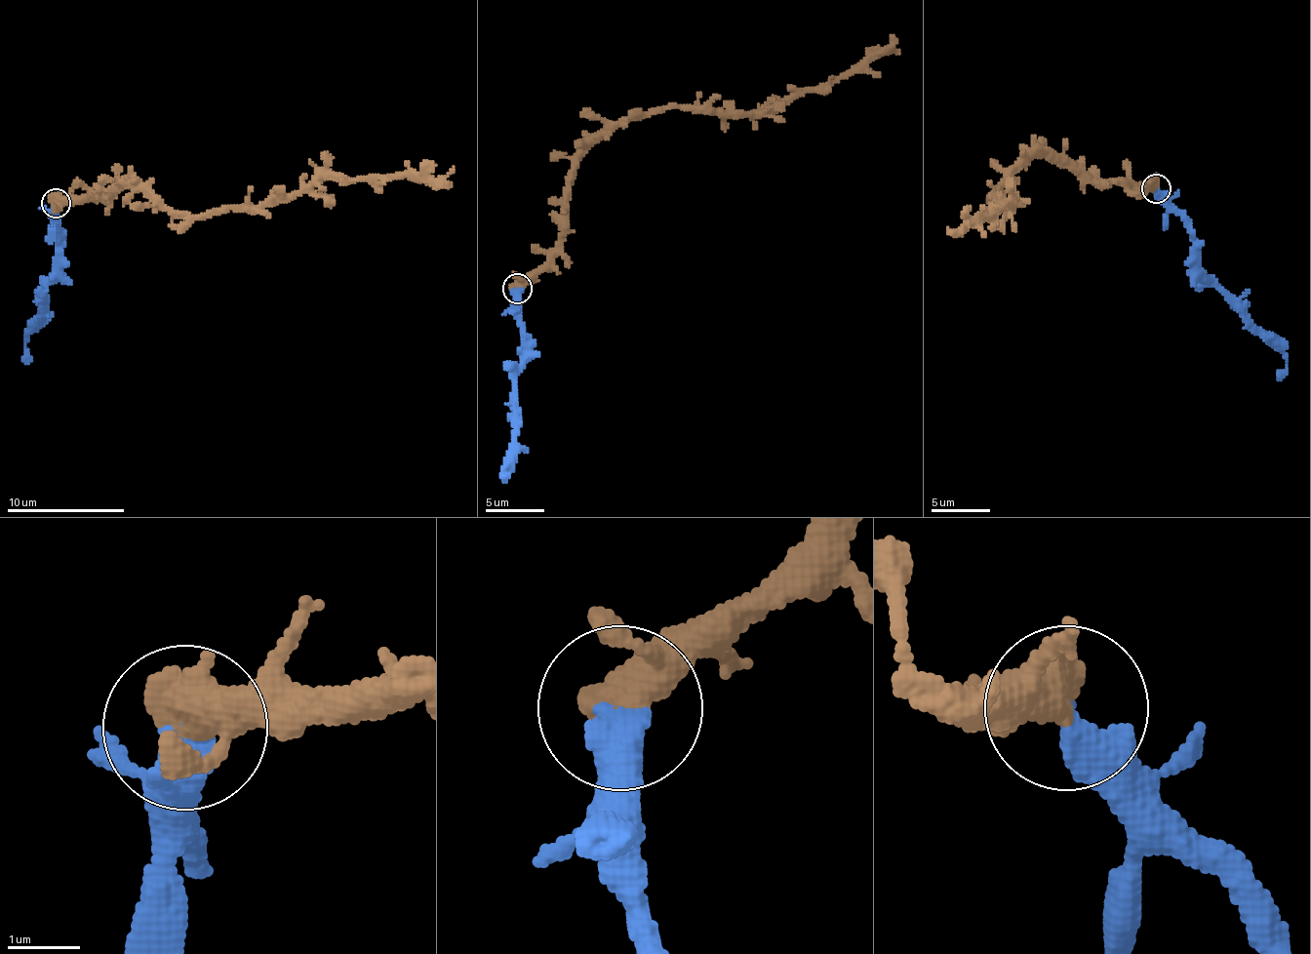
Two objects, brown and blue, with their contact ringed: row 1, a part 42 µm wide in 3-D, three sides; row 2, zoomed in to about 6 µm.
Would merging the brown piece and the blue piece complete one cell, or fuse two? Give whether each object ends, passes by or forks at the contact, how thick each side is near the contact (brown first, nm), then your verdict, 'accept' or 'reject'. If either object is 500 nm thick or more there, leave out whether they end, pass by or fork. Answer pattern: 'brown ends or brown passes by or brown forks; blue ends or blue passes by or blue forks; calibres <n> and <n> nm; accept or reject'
calibres 420 and 500 nm; reject

